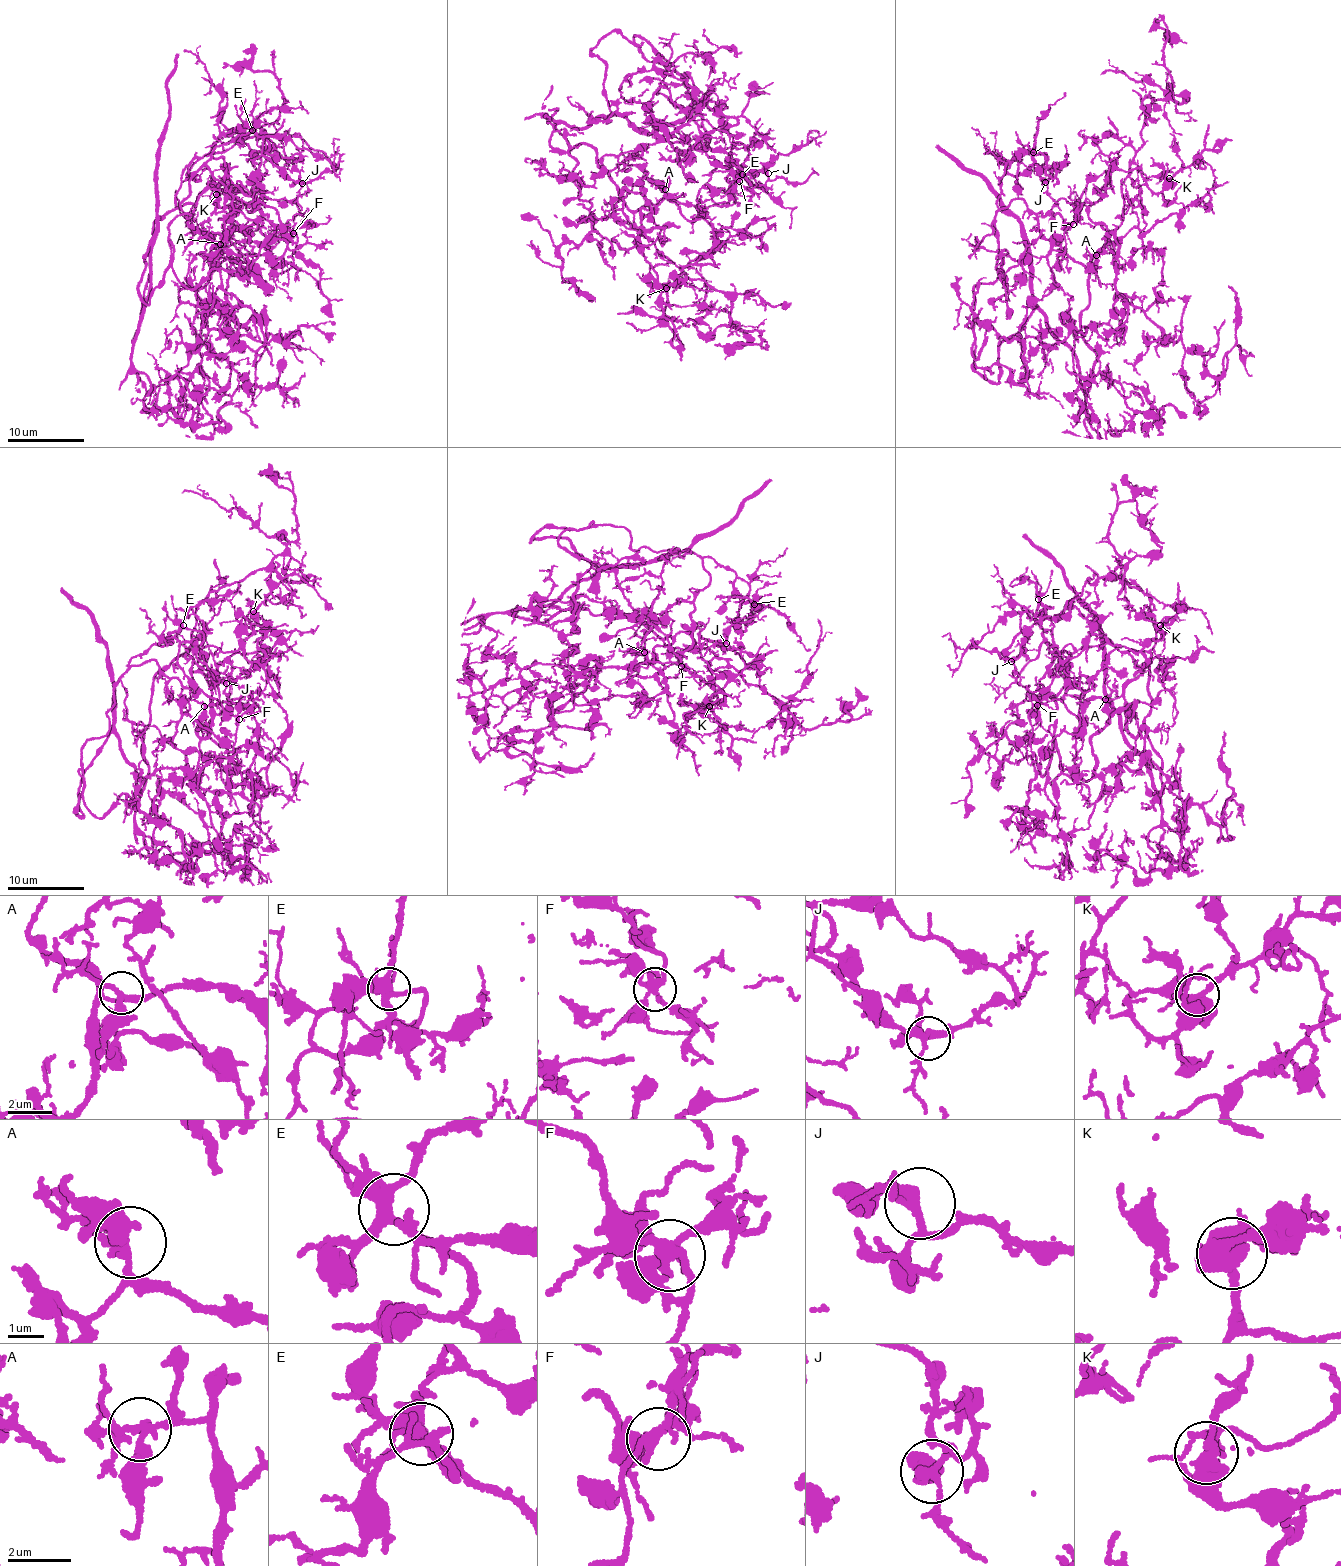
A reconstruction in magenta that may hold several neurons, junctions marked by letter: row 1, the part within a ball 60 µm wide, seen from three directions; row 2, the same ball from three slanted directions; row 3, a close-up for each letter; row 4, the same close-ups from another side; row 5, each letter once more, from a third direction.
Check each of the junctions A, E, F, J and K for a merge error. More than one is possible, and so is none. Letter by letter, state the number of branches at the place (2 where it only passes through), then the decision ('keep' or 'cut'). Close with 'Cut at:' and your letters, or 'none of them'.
A: 4 branches meet; keep
E: 5 branches meet; keep
F: 5 branches meet; keep
J: 4 branches meet; keep
K: 5 branches meet; keep
Cut at: none of them

